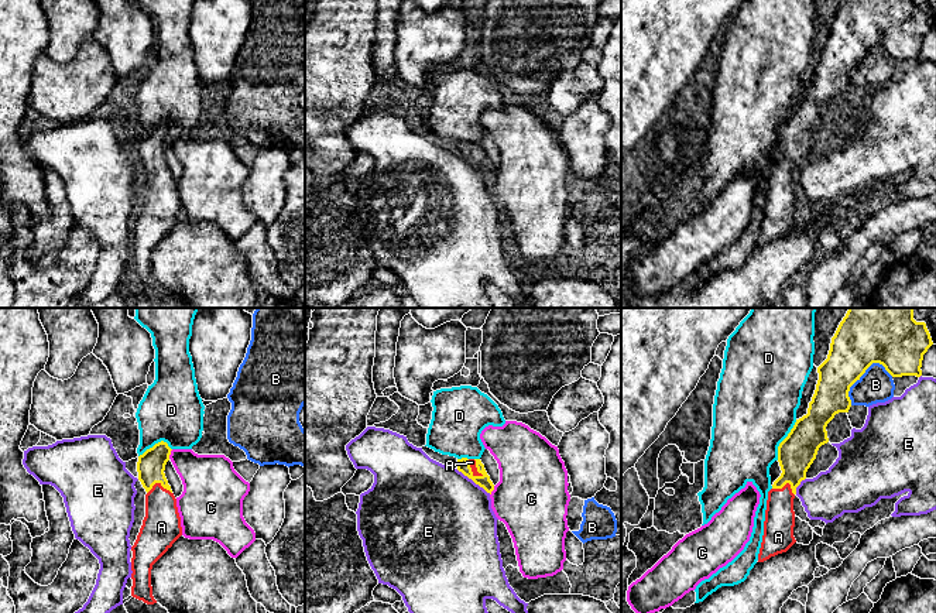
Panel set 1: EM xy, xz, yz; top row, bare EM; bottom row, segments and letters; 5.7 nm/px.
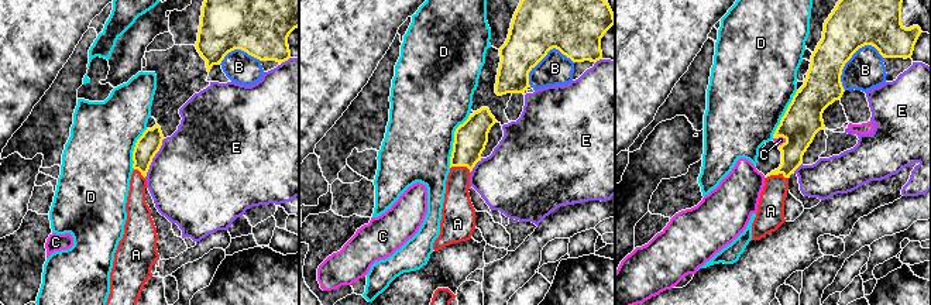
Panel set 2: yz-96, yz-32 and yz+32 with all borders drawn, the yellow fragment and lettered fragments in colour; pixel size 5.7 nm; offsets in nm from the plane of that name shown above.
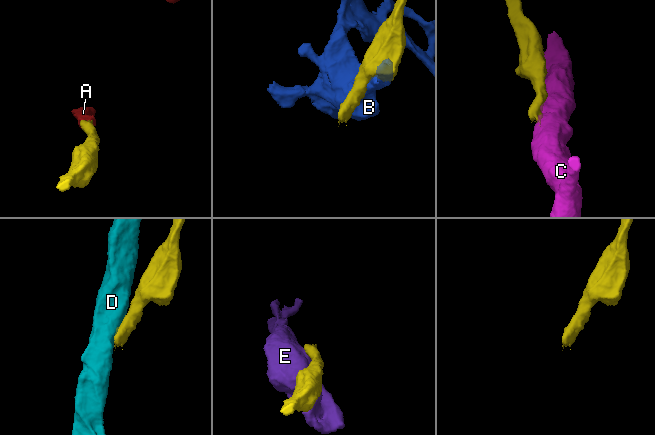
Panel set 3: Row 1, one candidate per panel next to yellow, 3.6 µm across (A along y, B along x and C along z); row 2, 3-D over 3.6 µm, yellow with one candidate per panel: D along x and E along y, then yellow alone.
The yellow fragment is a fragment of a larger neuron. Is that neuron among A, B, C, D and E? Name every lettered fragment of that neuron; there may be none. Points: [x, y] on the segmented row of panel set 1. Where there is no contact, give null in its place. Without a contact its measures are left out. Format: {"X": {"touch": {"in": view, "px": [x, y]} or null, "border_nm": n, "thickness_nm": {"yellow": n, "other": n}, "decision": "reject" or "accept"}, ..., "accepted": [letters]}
{"A": {"touch": {"in": "xy", "px": [160, 482]}, "border_nm": 140, "thickness_nm": {"yellow": 160, "other": 220}, "decision": "accept"}, "B": {"touch": {"in": "yz", "px": [857, 379]}, "border_nm": 300, "thickness_nm": {"yellow": 320, "other": 190}, "decision": "reject"}, "C": {"touch": {"in": "xy", "px": [170, 454]}, "border_nm": 60, "thickness_nm": {"yellow": 160, "other": 280}, "decision": "reject"}, "D": {"touch": {"in": "yz", "px": [784, 439]}, "border_nm": 260, "thickness_nm": {"yellow": 220, "other": 480}, "decision": "reject"}, "E": {"touch": {"in": "xz", "px": [473, 480]}, "border_nm": 240, "thickness_nm": {"yellow": 70, "other": 500}, "decision": "reject"}, "accepted": ["A"]}

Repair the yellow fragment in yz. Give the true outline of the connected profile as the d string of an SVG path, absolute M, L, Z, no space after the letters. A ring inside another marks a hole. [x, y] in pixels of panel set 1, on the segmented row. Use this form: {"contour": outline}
{"contour": "M848 308L832 338L827 359L817 367L819 380L809 403L808 414L796 419L788 436L778 446L781 476L768 492L764 535L758 562L786 552L795 542L793 499L796 487L806 479L806 472L822 445L829 442L826 427L839 412L848 412L850 387L860 380L872 363L880 363L892 377L922 376L923 355L933 345L925 322L913 319L915 308Z"}

